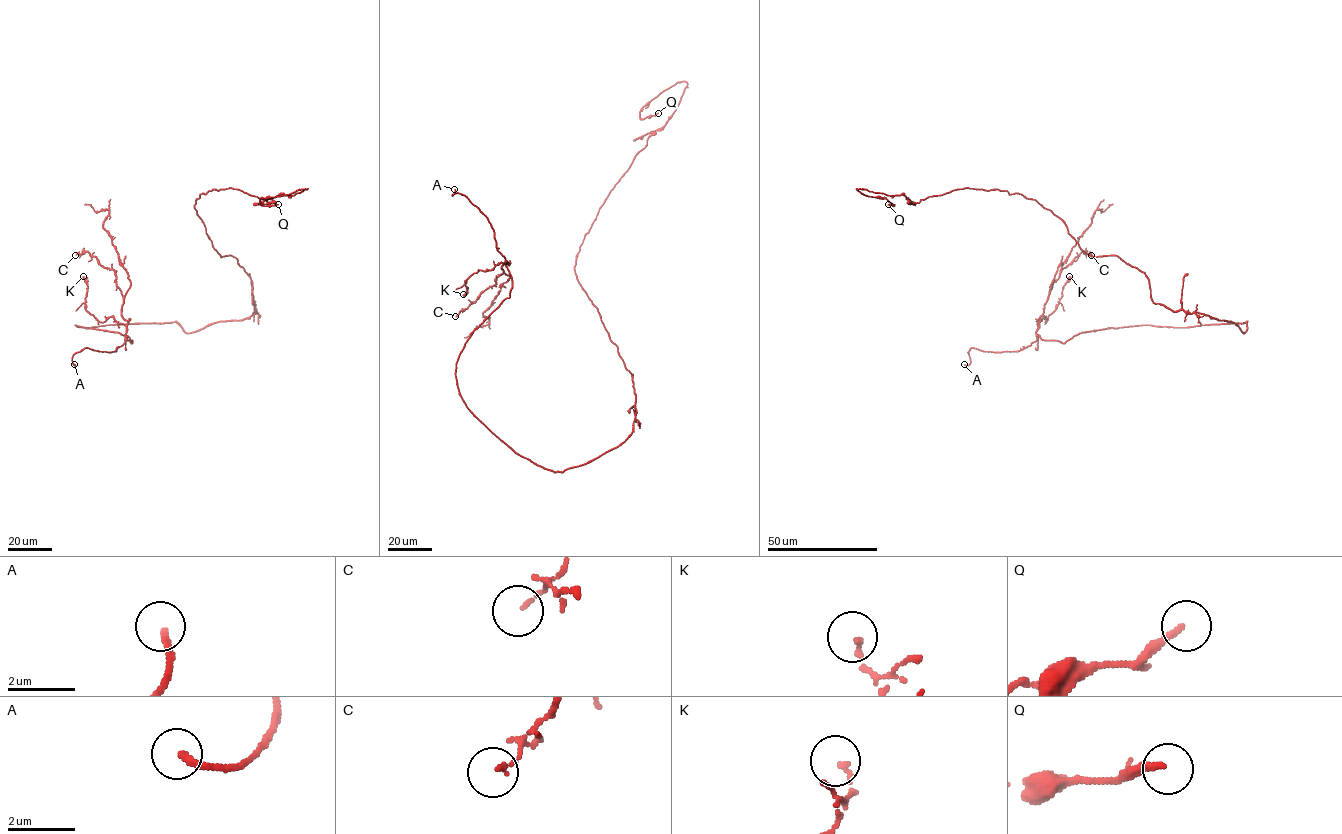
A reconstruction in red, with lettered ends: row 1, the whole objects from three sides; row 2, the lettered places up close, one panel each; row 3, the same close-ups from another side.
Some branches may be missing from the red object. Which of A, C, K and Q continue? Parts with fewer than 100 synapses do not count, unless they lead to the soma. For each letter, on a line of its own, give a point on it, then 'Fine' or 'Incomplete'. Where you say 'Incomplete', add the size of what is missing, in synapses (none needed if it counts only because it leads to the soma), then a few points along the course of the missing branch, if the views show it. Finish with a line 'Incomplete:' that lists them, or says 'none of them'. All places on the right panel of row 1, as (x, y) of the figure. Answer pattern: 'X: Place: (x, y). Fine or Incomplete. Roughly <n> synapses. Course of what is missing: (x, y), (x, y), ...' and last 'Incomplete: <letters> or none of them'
A: Place: (964, 364). Incomplete. Course of what is missing: (964, 364), (962, 351)
C: Place: (1091, 255). Fine
K: Place: (1069, 276). Fine
Q: Place: (888, 204). Fine
Incomplete: A

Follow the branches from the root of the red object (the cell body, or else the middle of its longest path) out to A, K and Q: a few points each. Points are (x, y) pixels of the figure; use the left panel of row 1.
A: (253, 314), (189, 333), (175, 321), (75, 325), (132, 342), (126, 335), (116, 351), (84, 348), (74, 364)
K: (253, 314), (189, 333), (175, 321), (75, 325), (131, 343), (124, 325), (86, 310), (83, 276)
Q: (253, 314), (250, 277), (213, 247), (195, 201), (232, 188), (266, 204), (307, 188), (259, 201), (278, 204)

